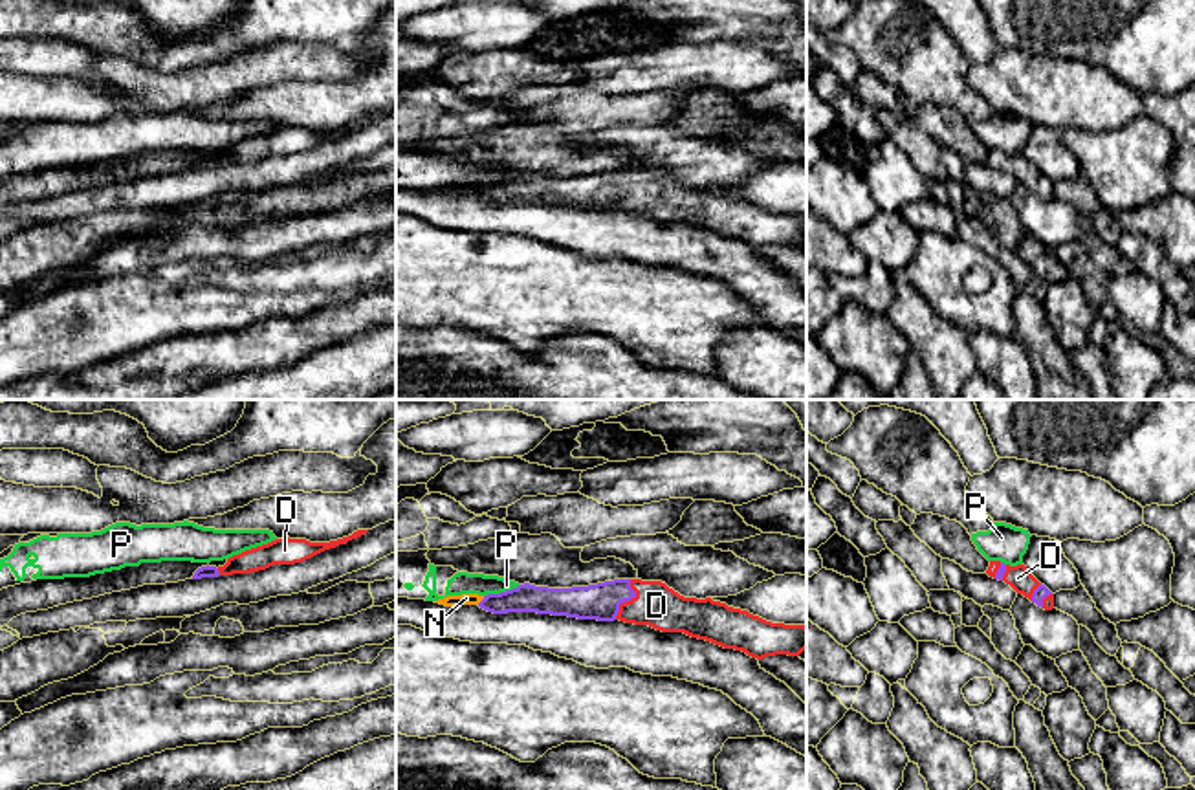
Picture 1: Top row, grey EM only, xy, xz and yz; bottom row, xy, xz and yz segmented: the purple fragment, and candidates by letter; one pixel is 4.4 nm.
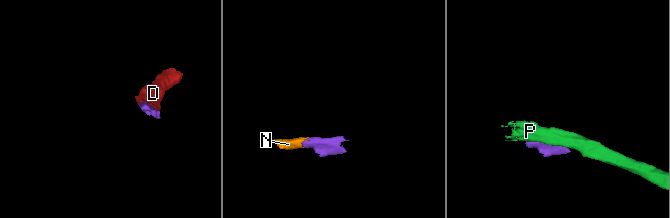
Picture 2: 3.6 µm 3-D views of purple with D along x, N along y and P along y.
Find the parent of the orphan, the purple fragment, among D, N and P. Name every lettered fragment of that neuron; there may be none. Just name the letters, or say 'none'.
D, N

